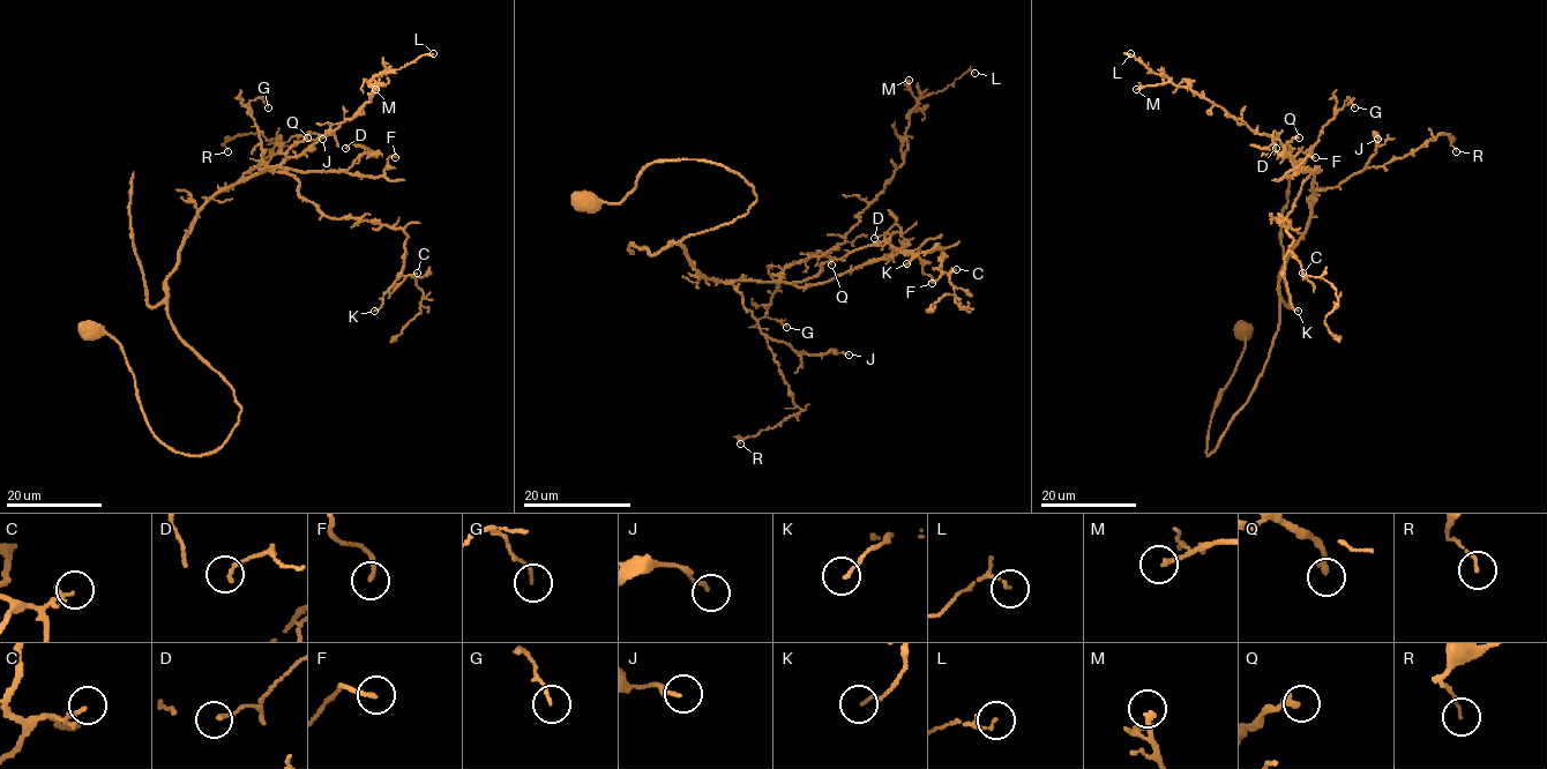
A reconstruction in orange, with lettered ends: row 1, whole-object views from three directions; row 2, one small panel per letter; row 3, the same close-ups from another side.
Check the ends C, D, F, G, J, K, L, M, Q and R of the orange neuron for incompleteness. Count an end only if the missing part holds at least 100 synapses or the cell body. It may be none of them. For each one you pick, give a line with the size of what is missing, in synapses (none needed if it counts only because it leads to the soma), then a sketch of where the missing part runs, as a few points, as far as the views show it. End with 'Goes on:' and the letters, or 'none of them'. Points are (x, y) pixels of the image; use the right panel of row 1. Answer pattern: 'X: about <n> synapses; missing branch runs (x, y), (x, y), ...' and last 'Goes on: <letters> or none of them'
Goes on: none of them

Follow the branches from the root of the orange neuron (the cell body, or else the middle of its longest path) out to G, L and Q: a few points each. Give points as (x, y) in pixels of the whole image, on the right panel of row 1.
G: (1241, 331), (1208, 455), (1278, 330), (1279, 271), (1314, 200), (1306, 155), (1346, 98), (1354, 107)
L: (1241, 331), (1208, 455), (1267, 361), (1279, 271), (1308, 221), (1314, 174), (1273, 136), (1130, 53)
Q: (1241, 331), (1208, 455), (1278, 330), (1279, 271), (1314, 200), (1314, 174), (1288, 150), (1299, 137)

